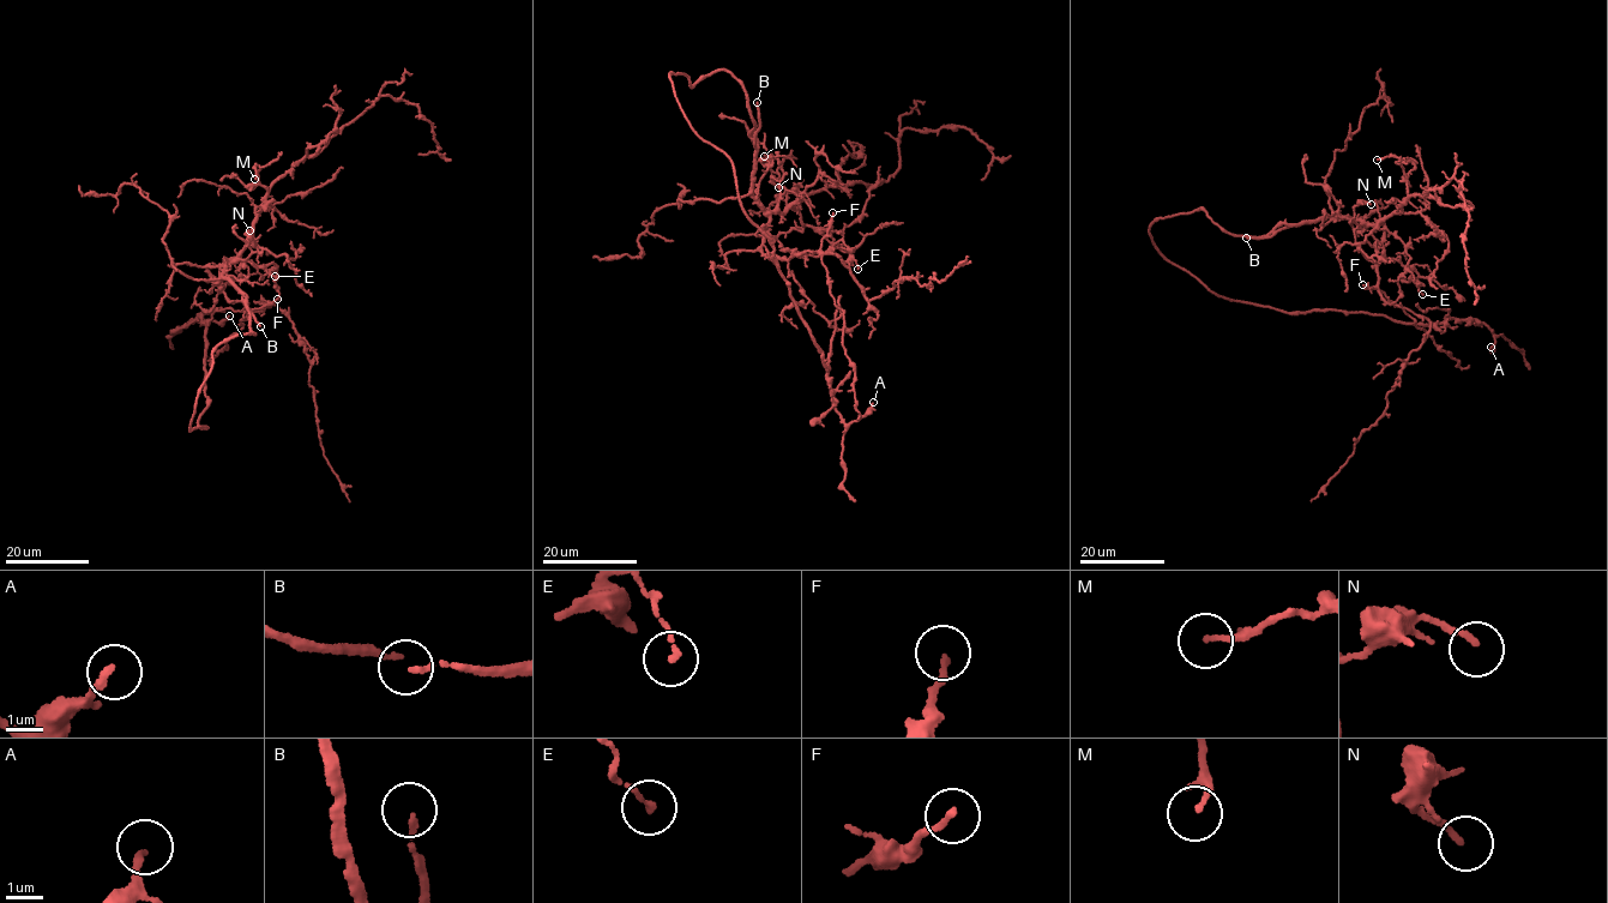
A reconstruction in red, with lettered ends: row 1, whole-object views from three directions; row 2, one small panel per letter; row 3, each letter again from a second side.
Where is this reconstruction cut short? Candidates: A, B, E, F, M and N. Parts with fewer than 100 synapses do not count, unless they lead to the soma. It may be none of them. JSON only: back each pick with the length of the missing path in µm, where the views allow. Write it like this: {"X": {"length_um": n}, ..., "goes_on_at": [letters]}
{"B": {"length_um": 170}, "goes_on_at": ["B"]}

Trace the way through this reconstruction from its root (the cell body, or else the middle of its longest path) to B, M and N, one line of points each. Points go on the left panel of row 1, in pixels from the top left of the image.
B: (236, 336), (256, 332), (248, 324), (250, 311), (260, 326)
M: (236, 336), (256, 332), (242, 295), (221, 272), (247, 244), (268, 193), (257, 166), (254, 179)
N: (236, 336), (256, 332), (248, 324), (242, 295), (221, 272), (228, 264), (250, 256), (246, 233), (250, 230)

